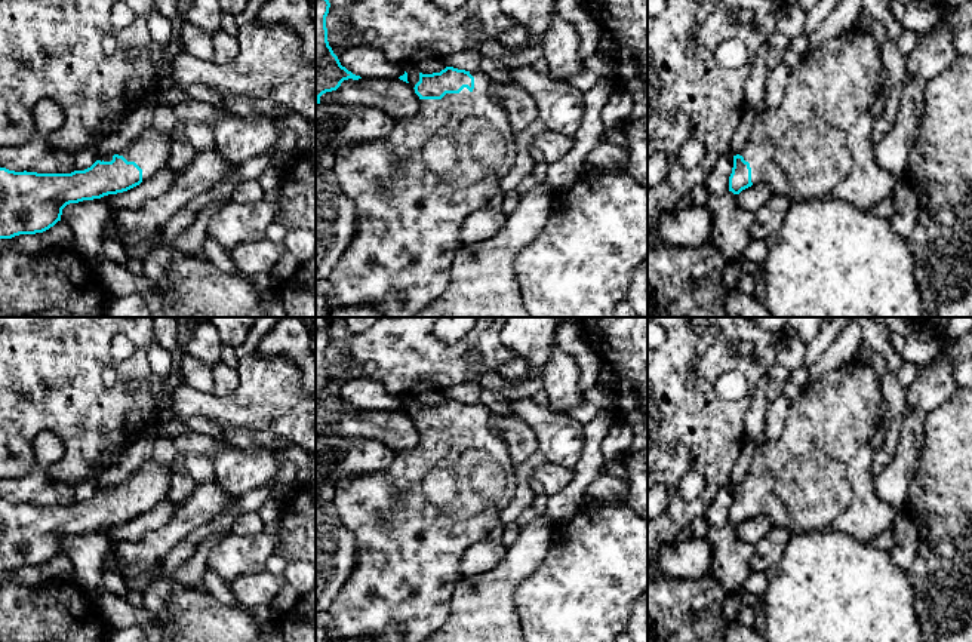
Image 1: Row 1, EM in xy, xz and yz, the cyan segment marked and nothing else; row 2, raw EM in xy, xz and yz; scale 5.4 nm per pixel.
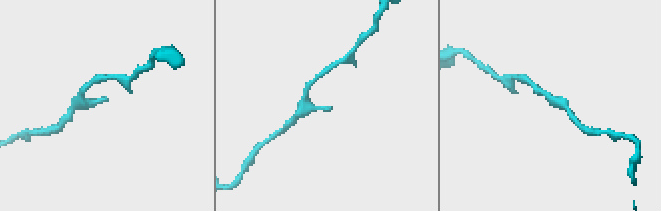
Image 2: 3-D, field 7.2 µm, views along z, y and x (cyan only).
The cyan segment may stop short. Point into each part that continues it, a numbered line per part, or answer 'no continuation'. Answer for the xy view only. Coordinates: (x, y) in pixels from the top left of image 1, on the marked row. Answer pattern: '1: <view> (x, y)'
1: xy (150, 151)

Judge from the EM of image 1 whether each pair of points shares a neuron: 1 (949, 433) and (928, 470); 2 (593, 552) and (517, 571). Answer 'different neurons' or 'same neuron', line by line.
1: same neuron
2: different neurons

